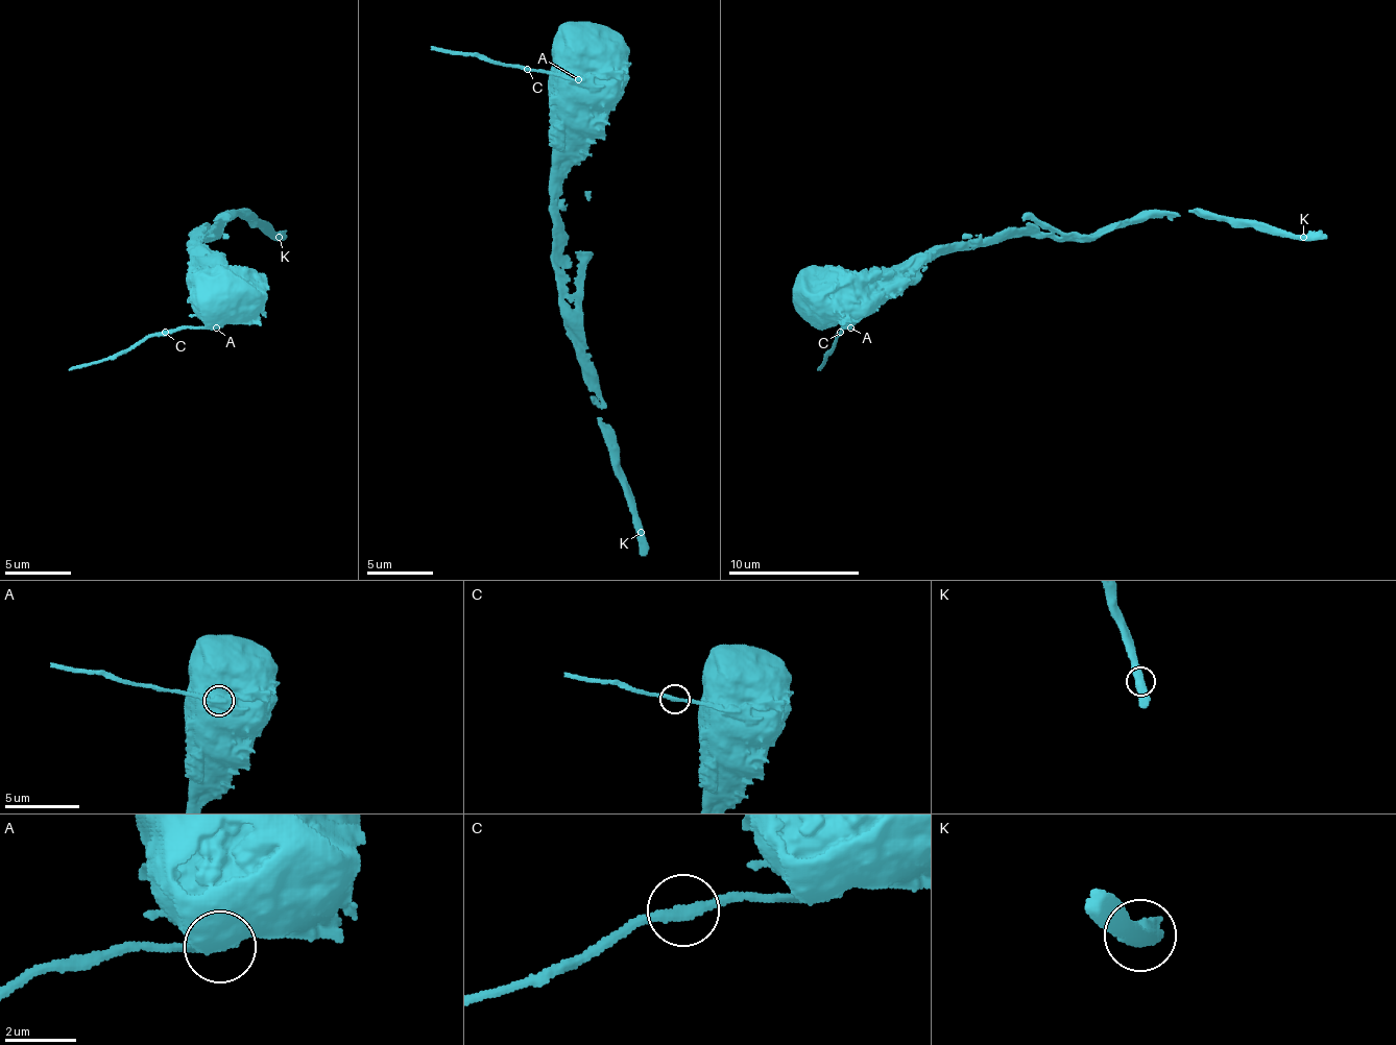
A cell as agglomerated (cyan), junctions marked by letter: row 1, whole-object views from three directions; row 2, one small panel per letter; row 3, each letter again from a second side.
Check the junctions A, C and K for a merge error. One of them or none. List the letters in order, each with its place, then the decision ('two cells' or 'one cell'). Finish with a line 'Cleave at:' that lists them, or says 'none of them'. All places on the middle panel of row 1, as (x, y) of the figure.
A: at (578, 79); two cells
C: at (527, 69); one cell
K: at (641, 532); one cell
Cleave at: A

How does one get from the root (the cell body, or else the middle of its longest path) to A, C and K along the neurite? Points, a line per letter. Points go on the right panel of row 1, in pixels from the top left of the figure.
A: (844, 287), (855, 281), (864, 281), (873, 290), (873, 304), (850, 326)
C: (844, 287), (855, 281), (864, 281), (870, 287), (870, 304), (841, 333)
K: (844, 287), (907, 281), (933, 253), (953, 247), (1021, 235), (1084, 238), (1189, 211), (1304, 238)

